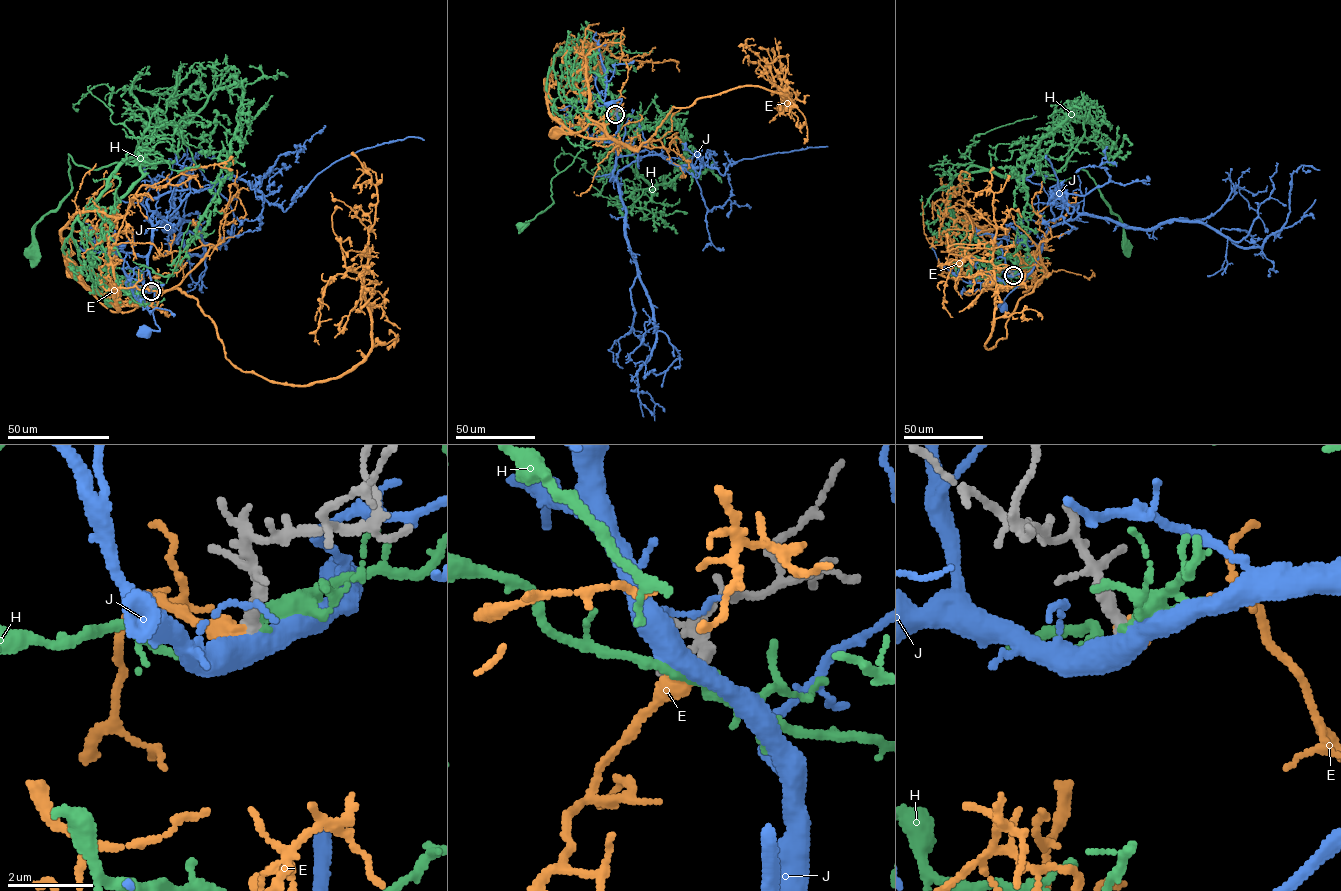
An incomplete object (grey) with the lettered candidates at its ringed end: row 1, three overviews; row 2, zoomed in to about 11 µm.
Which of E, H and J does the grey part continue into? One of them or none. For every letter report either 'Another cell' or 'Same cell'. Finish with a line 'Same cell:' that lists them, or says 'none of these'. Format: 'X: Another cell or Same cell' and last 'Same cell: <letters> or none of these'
E: Same cell
H: Another cell
J: Another cell
Same cell: E

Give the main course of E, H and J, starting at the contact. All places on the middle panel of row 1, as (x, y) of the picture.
E: (615, 114), (605, 125), (608, 138), (583, 137), (563, 125), (554, 135)
H: (615, 114), (583, 86), (580, 52), (608, 60), (610, 116), (552, 179), (553, 202), (520, 226)
J: (615, 114), (618, 128), (616, 110), (621, 99), (611, 104)

